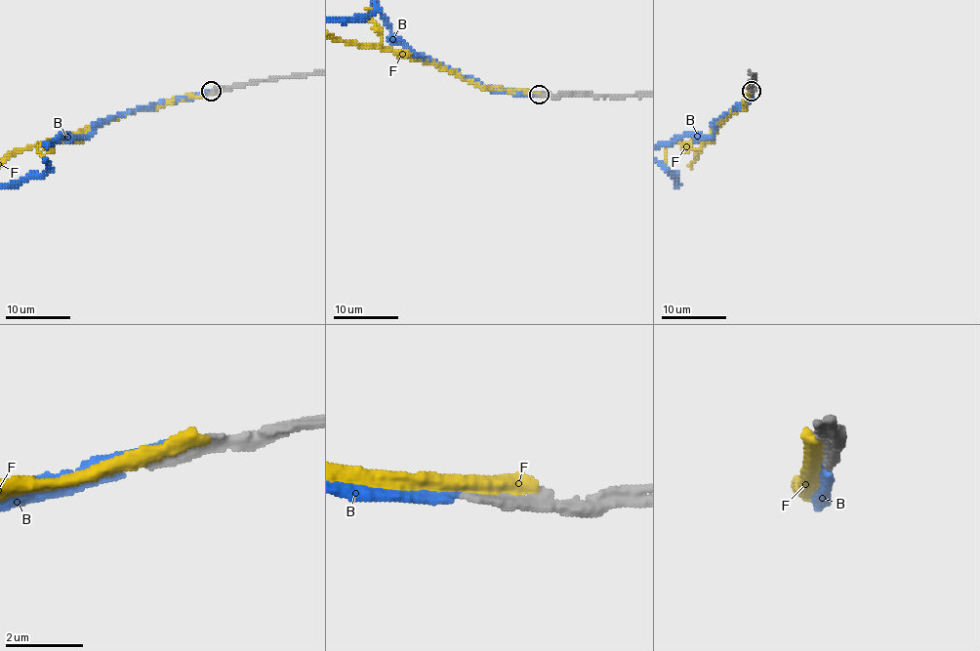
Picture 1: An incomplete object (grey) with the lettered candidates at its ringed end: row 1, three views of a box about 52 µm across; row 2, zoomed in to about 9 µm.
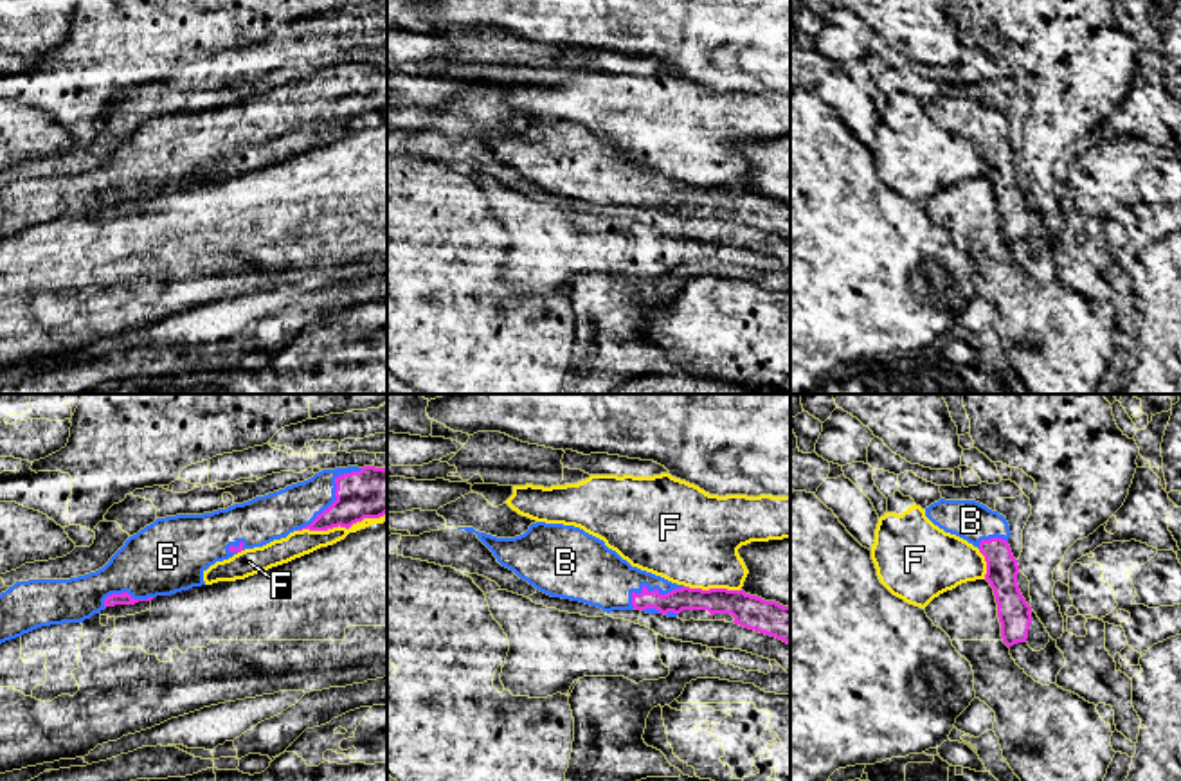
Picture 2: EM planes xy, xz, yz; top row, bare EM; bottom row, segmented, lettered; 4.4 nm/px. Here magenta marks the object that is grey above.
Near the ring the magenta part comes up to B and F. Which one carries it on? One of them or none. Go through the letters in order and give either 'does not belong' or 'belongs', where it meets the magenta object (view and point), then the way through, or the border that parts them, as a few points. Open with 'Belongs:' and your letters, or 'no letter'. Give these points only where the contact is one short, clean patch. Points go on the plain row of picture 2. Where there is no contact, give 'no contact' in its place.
Belongs: B
B: belongs; meets magenta in xy at (335, 92)
F: does not belong; meets magenta in xy at (341, 123)

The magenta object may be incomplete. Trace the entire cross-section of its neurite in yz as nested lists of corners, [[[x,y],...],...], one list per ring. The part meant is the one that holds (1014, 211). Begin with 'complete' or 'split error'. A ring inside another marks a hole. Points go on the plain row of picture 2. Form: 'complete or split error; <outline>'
split error; [[[945,95],[925,104],[925,113],[945,130],[979,146],[987,158],[985,176],[994,185],[1003,239],[1008,245],[1026,239],[1032,203],[1017,182],[1019,162],[1008,142],[1010,122],[1006,115],[976,97]]]

